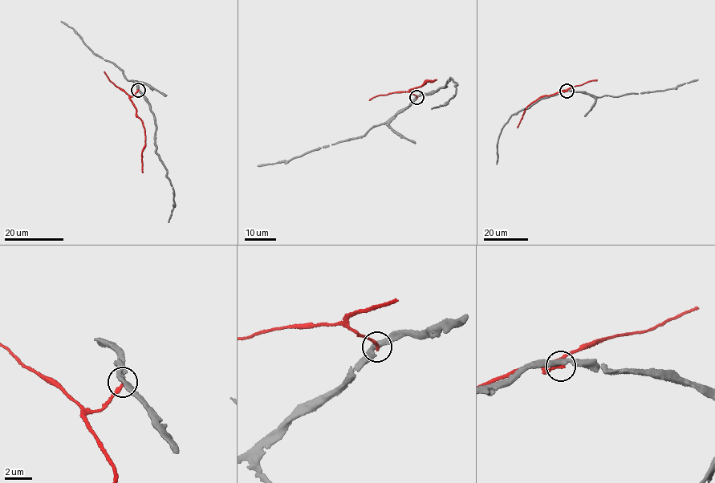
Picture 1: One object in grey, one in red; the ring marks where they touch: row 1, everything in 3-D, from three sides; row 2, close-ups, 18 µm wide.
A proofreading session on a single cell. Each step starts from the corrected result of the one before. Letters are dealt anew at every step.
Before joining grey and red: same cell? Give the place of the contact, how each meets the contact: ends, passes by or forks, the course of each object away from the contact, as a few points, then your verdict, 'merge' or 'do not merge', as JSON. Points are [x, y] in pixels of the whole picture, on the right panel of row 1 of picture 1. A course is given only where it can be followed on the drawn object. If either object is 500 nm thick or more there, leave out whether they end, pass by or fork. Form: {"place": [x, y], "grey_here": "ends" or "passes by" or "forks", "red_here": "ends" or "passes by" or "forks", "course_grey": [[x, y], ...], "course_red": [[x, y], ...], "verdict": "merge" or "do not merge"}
{"place": [566, 91], "grey_here": "passes by", "red_here": "ends", "course_grey": [[566, 91], [583, 91], [599, 97], [616, 96], [676, 87], [697, 79]], "course_red": [[566, 91], [535, 100], [525, 109], [517, 127]], "verdict": "do not merge"}

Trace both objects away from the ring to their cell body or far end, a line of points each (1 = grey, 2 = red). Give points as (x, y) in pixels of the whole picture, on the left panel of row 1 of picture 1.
1: (138, 89), (135, 80), (127, 80), (121, 70), (94, 54), (72, 27), (61, 22)
2: (138, 90), (130, 97), (143, 123), (145, 135), (141, 158), (142, 172)

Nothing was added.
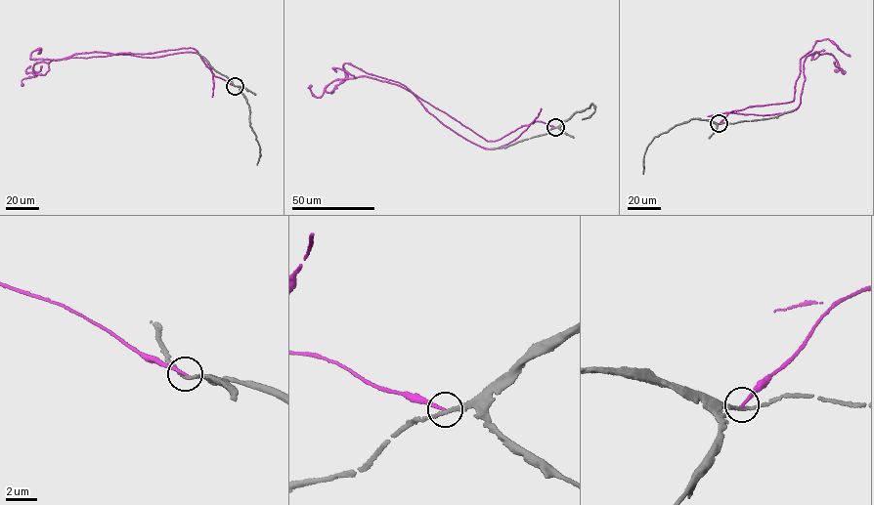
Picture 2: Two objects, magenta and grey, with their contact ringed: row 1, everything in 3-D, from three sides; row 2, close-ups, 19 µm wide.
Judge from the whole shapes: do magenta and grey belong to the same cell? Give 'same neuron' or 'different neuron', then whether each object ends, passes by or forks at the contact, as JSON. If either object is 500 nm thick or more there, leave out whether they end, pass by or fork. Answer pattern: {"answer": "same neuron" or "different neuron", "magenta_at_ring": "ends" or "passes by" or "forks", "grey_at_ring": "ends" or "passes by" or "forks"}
{"answer": "different neuron", "magenta_at_ring": "ends", "grey_at_ring": "passes by"}

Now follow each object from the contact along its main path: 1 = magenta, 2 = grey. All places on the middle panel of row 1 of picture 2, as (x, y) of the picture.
1: (555, 127), (536, 120), (486, 141), (401, 83), (368, 76), (408, 90), (485, 148), (518, 137), (541, 108)
2: (555, 127), (592, 104), (594, 110), (589, 117), (582, 119)

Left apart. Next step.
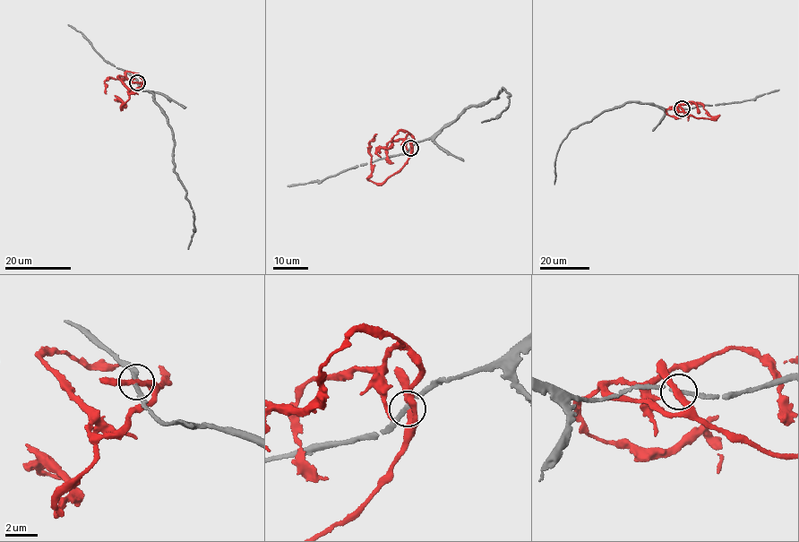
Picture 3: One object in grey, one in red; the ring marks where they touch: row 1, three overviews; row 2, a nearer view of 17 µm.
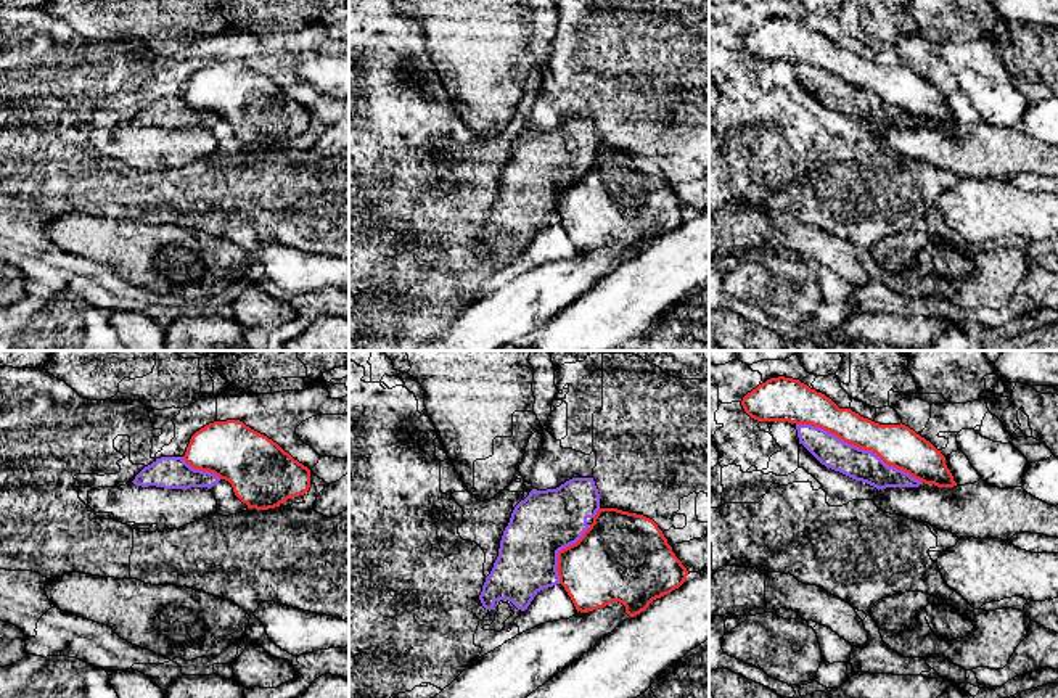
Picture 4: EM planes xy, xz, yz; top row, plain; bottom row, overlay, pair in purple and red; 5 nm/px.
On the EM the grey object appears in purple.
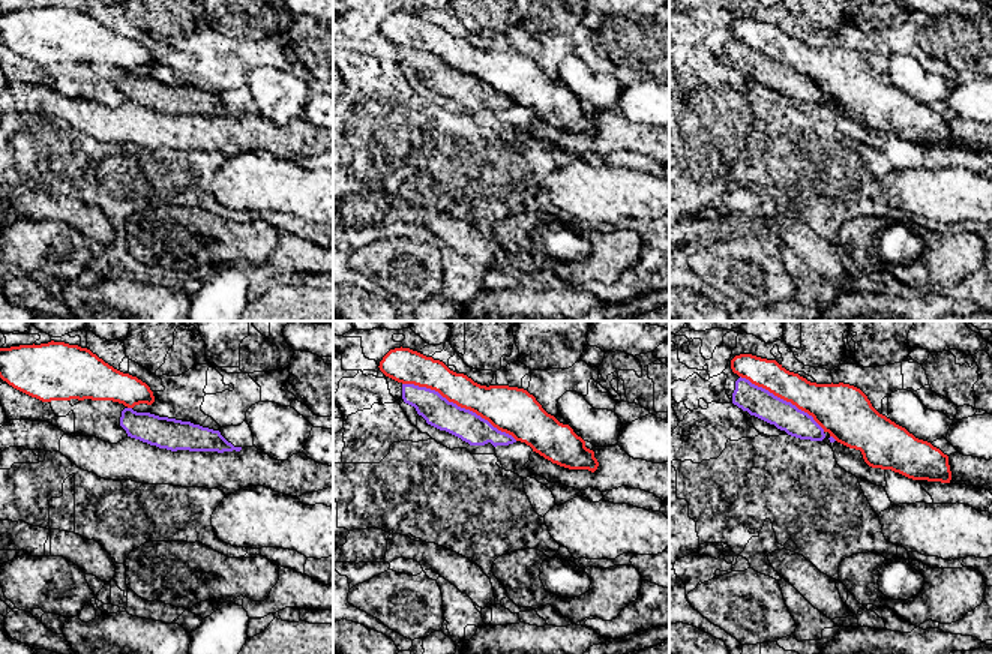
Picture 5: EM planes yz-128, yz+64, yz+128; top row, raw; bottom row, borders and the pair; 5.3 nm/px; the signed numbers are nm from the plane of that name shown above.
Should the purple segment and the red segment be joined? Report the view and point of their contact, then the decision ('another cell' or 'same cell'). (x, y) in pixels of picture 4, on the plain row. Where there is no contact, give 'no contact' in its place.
yz (857, 87) | another cell

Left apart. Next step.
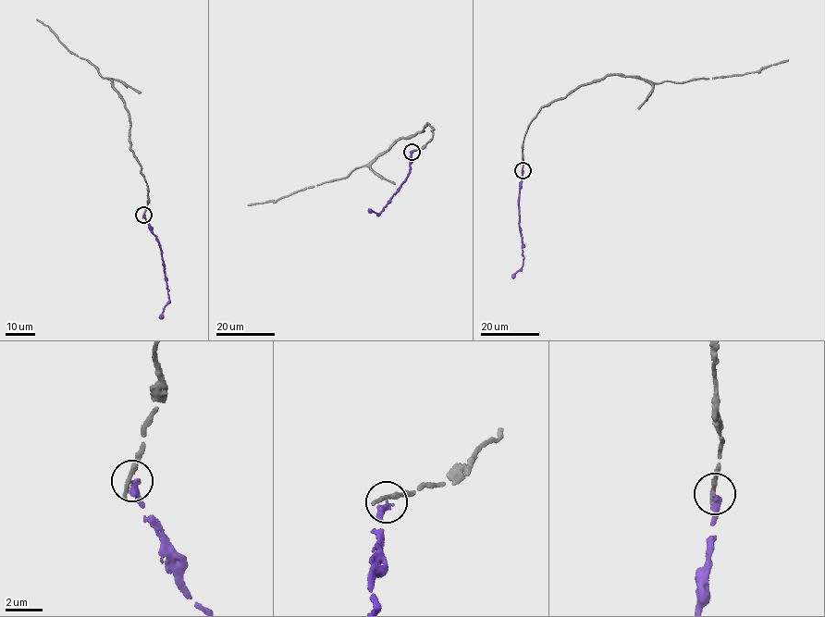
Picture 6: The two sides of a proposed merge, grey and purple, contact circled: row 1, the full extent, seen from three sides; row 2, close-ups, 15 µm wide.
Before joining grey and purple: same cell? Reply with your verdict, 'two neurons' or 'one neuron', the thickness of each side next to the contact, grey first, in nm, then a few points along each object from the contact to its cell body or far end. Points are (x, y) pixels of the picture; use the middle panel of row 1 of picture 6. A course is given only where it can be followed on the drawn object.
two neurons | 300/360 nm | grey via (412, 151), (432, 139), (434, 129), (428, 123), (345, 178), (248, 204) | purple via (412, 151), (409, 174), (397, 191), (378, 215), (368, 210)

